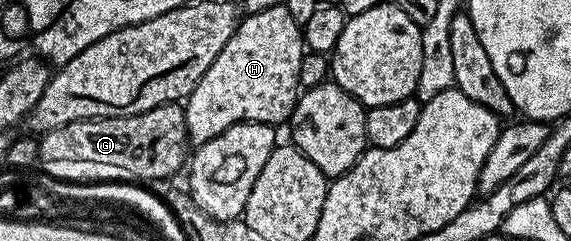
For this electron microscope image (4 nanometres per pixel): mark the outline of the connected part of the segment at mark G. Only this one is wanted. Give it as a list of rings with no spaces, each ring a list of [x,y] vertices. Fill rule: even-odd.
[[[180,103],[160,104],[134,116],[76,120],[44,133],[39,141],[40,171],[59,181],[165,180],[168,176],[175,175],[180,168],[182,171],[187,160],[185,109]]]

